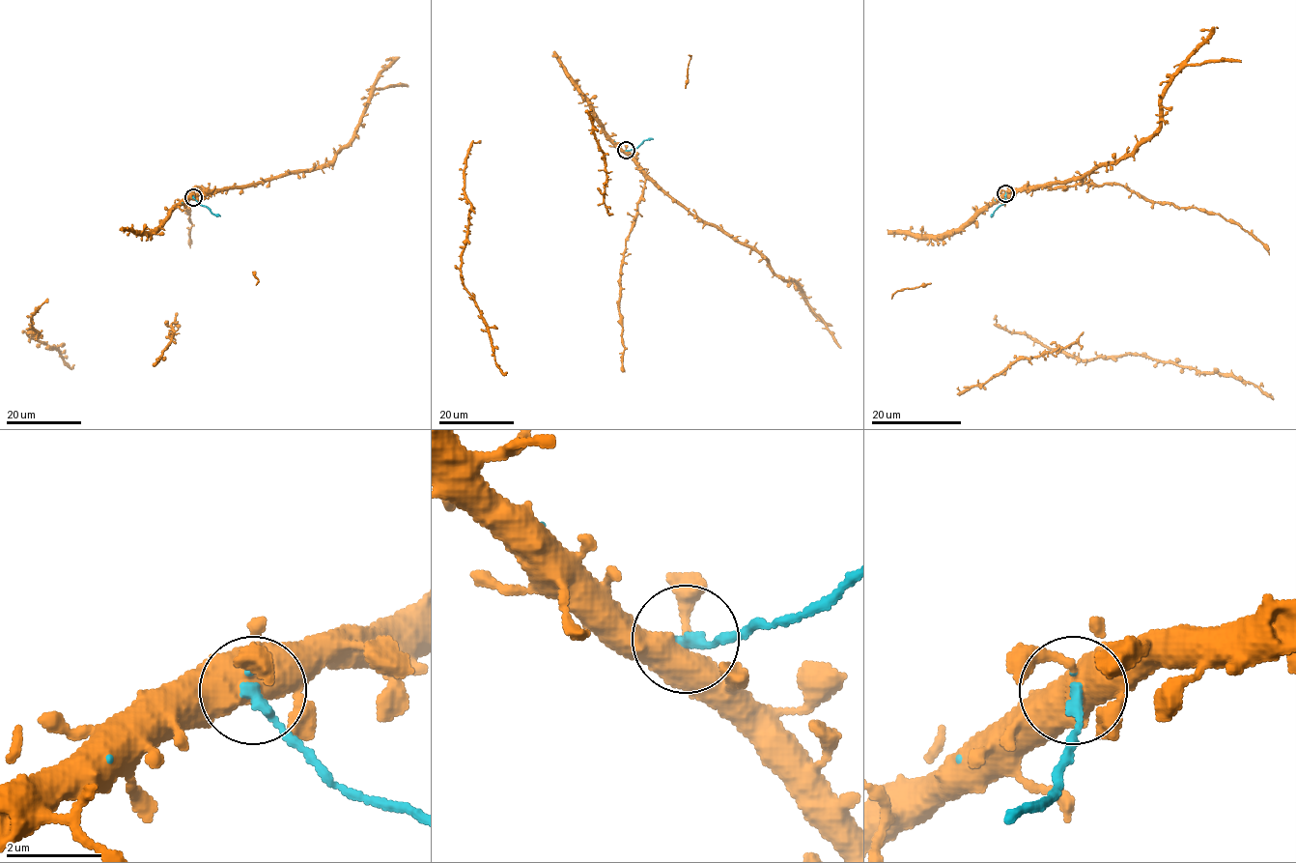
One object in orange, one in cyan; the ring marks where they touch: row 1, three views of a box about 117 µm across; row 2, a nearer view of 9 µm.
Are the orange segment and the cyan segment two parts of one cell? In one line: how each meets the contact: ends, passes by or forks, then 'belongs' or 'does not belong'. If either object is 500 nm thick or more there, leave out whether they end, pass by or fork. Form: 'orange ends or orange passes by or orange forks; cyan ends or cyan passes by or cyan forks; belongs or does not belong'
orange forks; cyan ends; belongs

